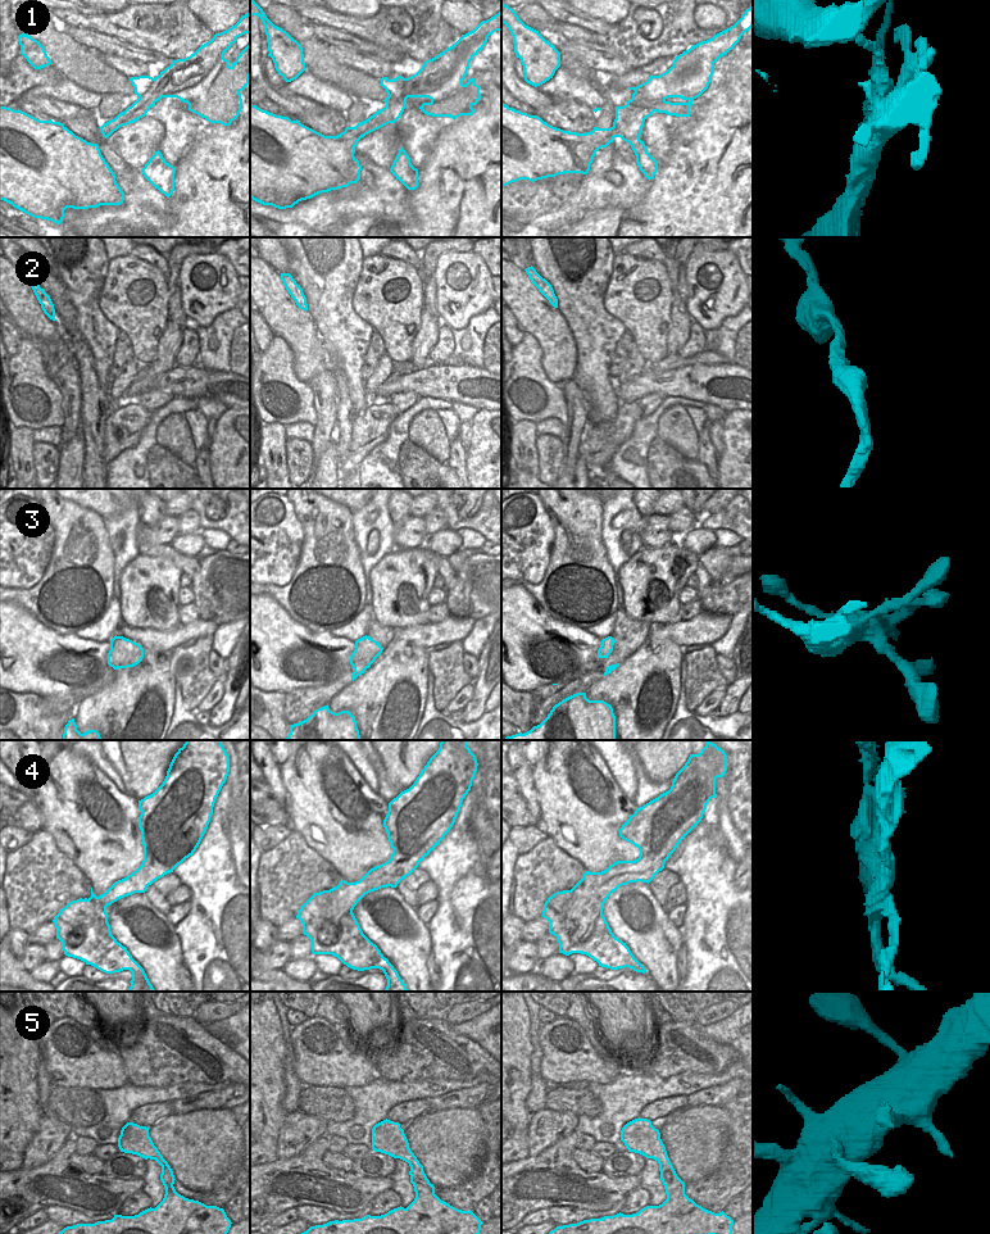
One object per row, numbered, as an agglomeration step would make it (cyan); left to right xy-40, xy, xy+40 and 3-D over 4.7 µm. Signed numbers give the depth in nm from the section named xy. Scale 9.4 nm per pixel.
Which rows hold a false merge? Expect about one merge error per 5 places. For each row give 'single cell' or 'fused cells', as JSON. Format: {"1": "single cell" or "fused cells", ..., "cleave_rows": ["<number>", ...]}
{"1": "fused cells", "2": "single cell", "3": "single cell", "4": "fused cells", "5": "single cell", "cleave_rows": ["1", "4"]}

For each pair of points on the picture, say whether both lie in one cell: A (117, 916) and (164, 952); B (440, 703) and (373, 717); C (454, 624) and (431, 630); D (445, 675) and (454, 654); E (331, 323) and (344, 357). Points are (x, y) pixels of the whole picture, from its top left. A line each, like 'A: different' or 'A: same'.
A: same
B: different
C: same
D: same
E: same

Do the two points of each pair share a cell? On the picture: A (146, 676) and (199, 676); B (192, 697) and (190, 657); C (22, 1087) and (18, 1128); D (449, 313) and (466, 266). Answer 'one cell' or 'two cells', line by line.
A: two cells
B: one cell
C: one cell
D: one cell

